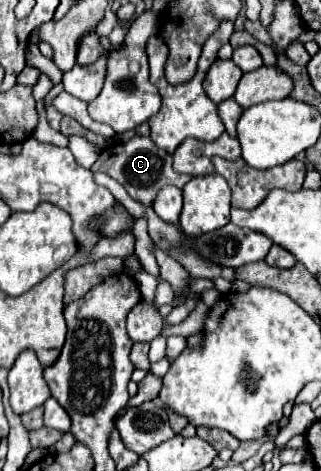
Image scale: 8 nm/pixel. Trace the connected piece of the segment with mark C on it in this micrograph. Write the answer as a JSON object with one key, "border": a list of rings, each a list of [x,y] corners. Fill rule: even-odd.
{"border":[[[135,136],[125,144],[113,144],[111,148],[101,150],[101,154],[91,170],[109,174],[129,192],[129,196],[133,200],[143,202],[143,204],[153,204],[155,196],[159,194],[159,190],[165,184],[173,184],[177,188],[183,188],[191,180],[191,176],[175,172],[173,170],[173,156],[169,152],[163,152],[161,148],[157,148],[155,142],[151,138],[145,138],[145,136]]]}

